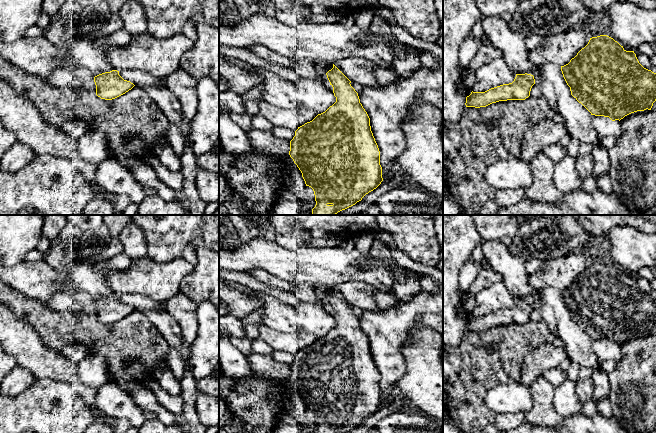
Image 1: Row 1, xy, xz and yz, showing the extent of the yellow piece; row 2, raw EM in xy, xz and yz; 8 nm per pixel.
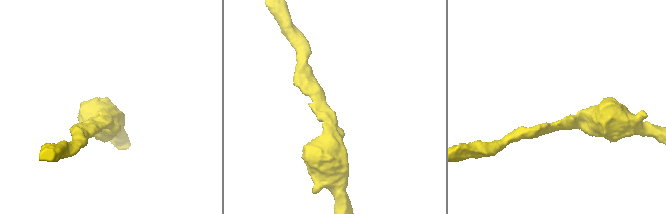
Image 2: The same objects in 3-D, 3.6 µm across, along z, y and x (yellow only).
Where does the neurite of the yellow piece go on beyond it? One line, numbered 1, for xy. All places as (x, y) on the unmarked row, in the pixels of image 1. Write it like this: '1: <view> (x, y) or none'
1: none

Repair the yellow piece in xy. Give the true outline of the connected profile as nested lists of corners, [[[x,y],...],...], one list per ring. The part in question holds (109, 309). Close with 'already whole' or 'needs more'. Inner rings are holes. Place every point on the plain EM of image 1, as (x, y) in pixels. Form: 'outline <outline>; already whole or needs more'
outline [[[117,294],[95,300],[94,306],[96,309],[96,319],[105,324],[115,323],[135,310],[130,305],[124,304]]]; already whole

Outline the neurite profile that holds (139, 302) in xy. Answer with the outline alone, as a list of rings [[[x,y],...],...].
[[[122,294],[119,299],[127,305],[130,305],[138,311],[160,311],[160,303],[150,297],[141,294]]]

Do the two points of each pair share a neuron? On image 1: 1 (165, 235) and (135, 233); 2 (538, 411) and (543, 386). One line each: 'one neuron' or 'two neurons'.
1: two neurons
2: one neuron

